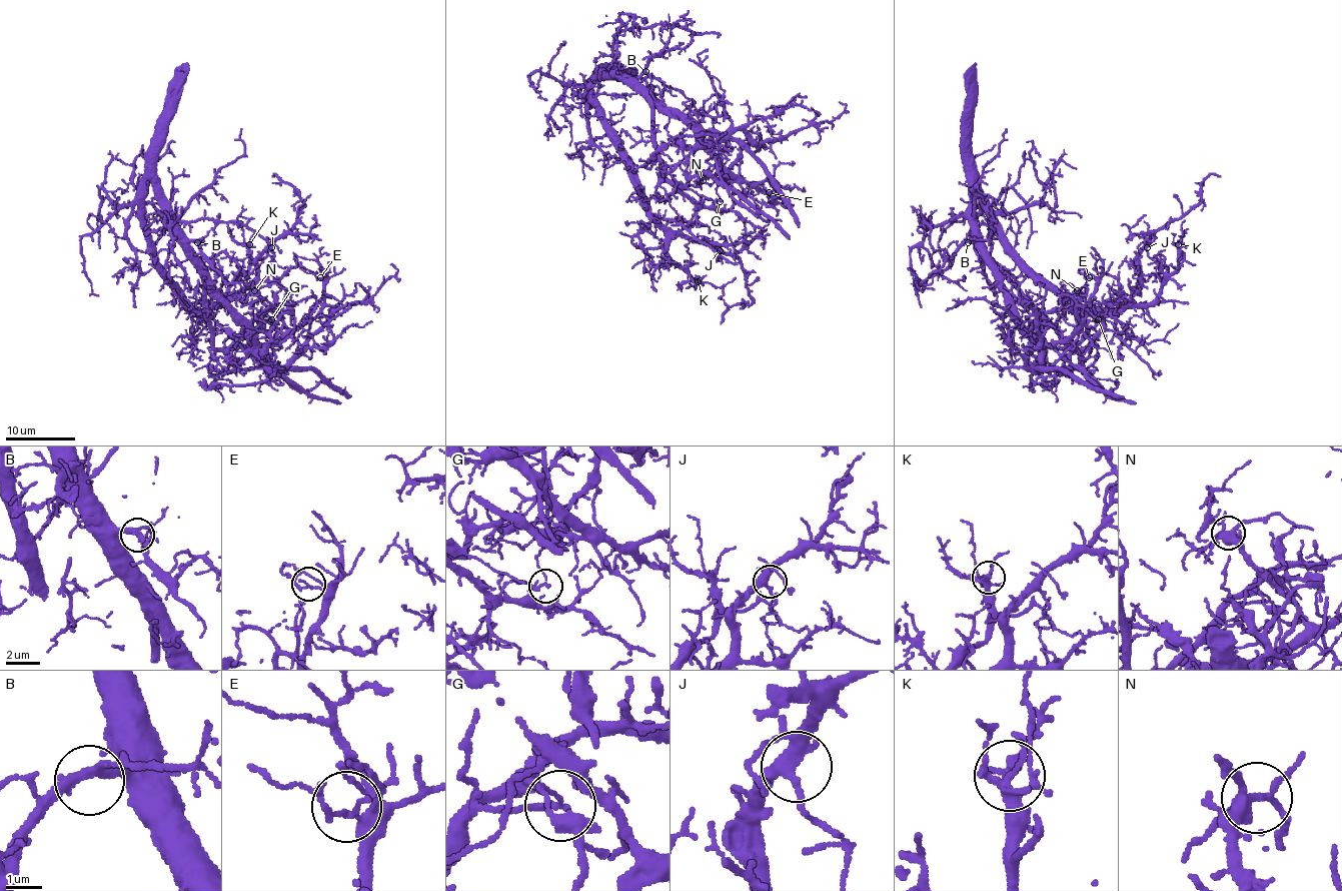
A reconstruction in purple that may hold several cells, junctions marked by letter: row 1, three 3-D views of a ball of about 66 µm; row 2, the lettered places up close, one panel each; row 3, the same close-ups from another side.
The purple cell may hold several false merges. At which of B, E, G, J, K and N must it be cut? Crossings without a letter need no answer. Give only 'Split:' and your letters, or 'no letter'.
Split: G

